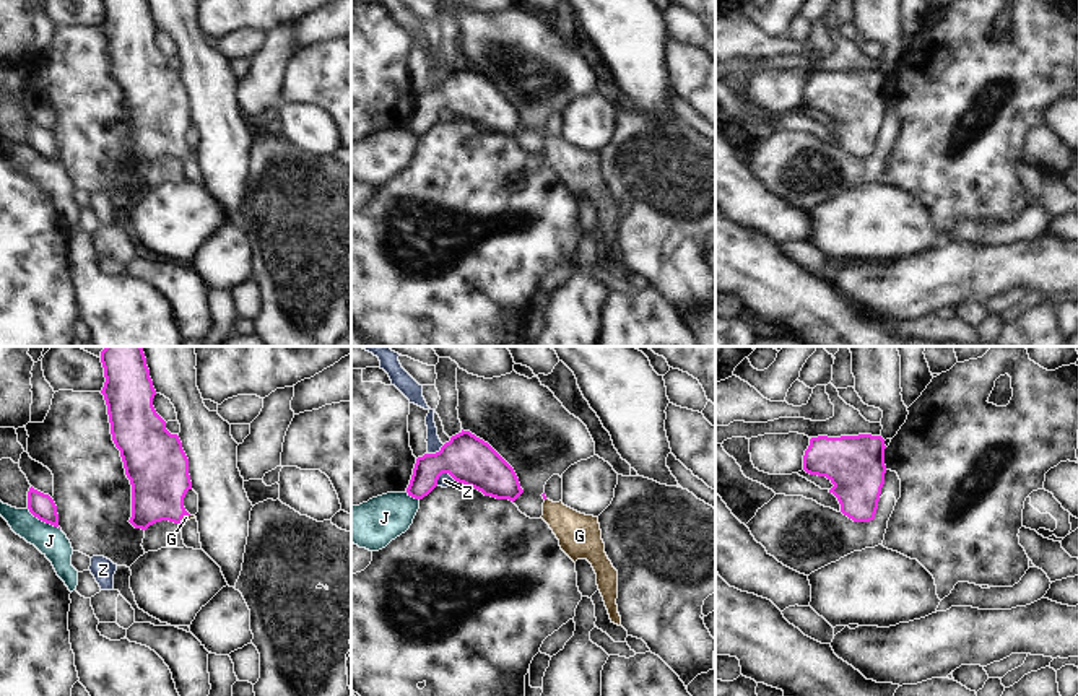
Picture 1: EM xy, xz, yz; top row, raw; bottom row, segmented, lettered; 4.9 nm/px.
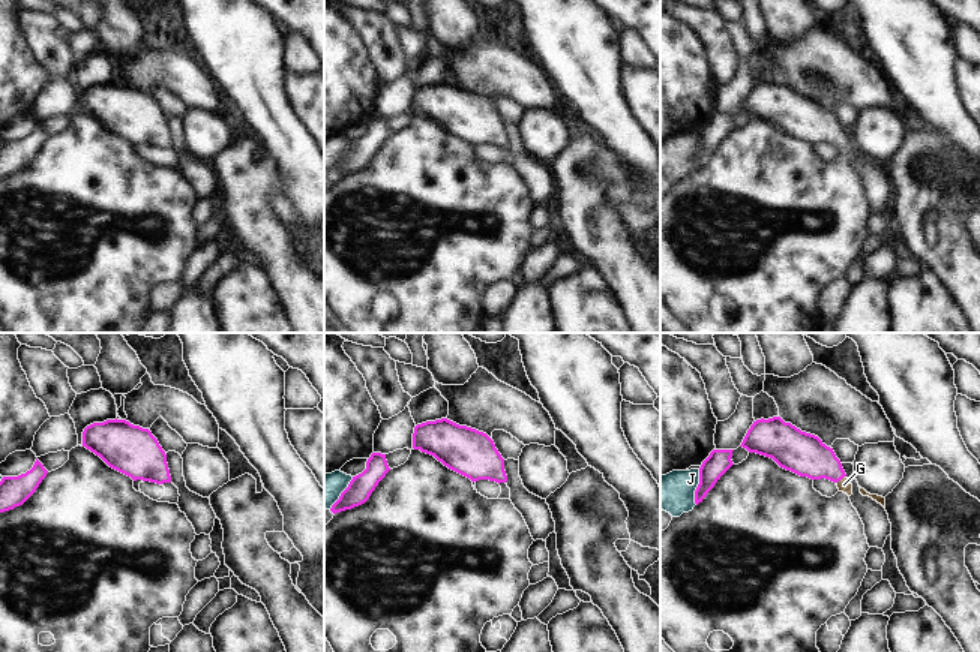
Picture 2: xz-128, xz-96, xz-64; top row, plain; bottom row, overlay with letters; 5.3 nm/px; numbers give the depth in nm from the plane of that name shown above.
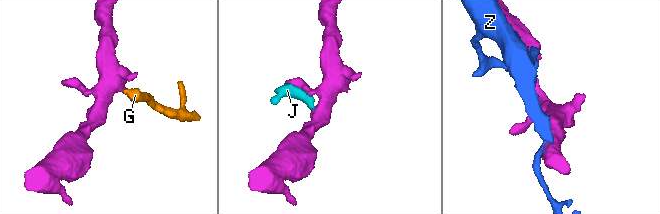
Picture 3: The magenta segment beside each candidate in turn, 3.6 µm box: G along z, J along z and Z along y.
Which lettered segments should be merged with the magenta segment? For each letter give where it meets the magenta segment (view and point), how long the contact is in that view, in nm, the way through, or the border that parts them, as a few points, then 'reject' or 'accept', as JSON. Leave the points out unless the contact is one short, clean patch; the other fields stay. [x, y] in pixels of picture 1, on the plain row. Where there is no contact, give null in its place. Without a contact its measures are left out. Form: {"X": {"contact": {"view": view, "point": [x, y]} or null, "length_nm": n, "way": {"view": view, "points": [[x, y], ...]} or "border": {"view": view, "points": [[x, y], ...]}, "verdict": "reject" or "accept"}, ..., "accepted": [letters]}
{"G": {"contact": {"view": "xy", "point": [182, 152]}, "length_nm": 60, "way": {"view": "xy", "points": [[158, 108], [158, 127], [182, 152], [186, 153]]}, "verdict": "accept"}, "J": {"contact": {"view": "xy", "point": [43, 156]}, "length_nm": 190, "verdict": "reject"}, "Z": {"contact": {"view": "xz", "point": [443, 108]}, "length_nm": 110, "border": {"view": "xz", "points": [[456, 116], [443, 109], [436, 121]]}, "verdict": "reject"}, "accepted": ["G"]}

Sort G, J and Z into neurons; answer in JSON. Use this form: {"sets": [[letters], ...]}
{"sets": [["G"], ["J"], ["Z"]]}

